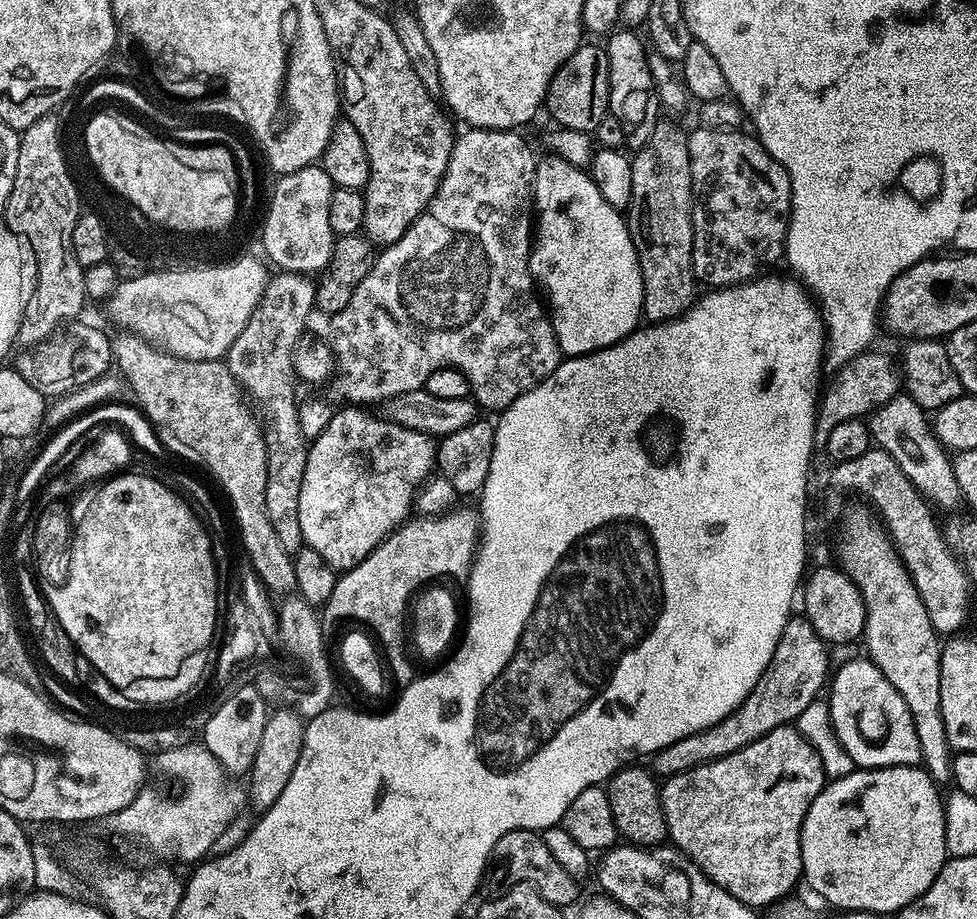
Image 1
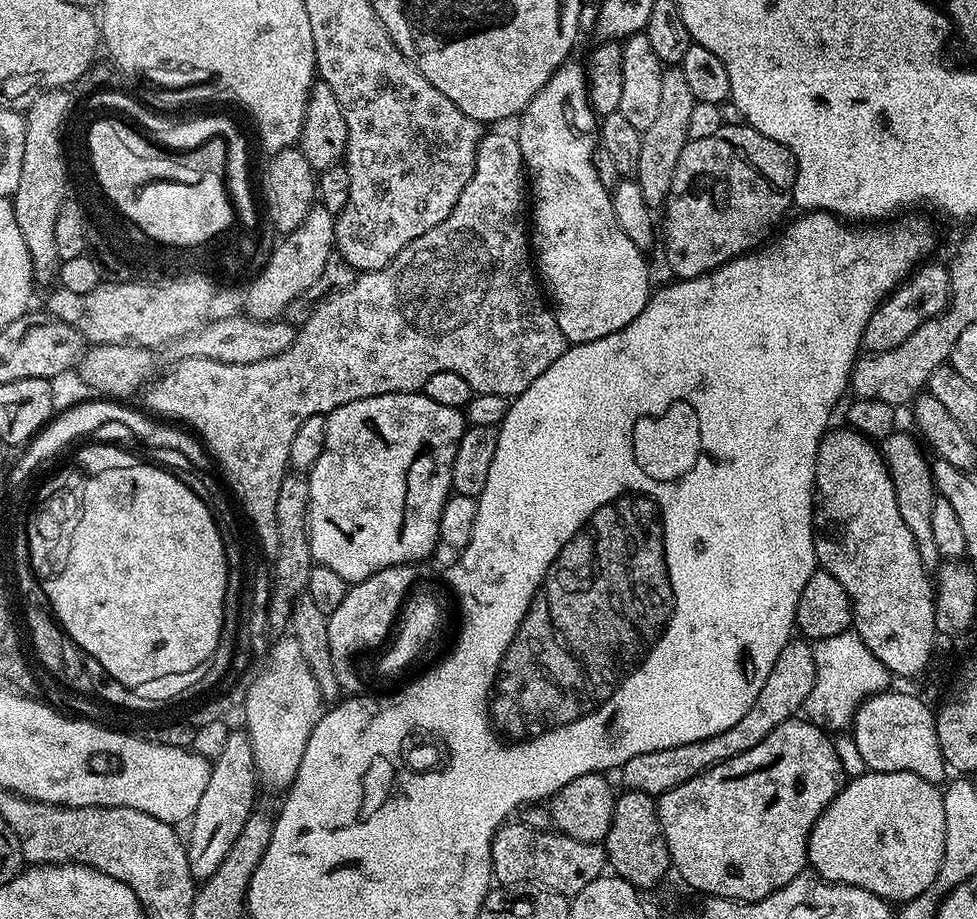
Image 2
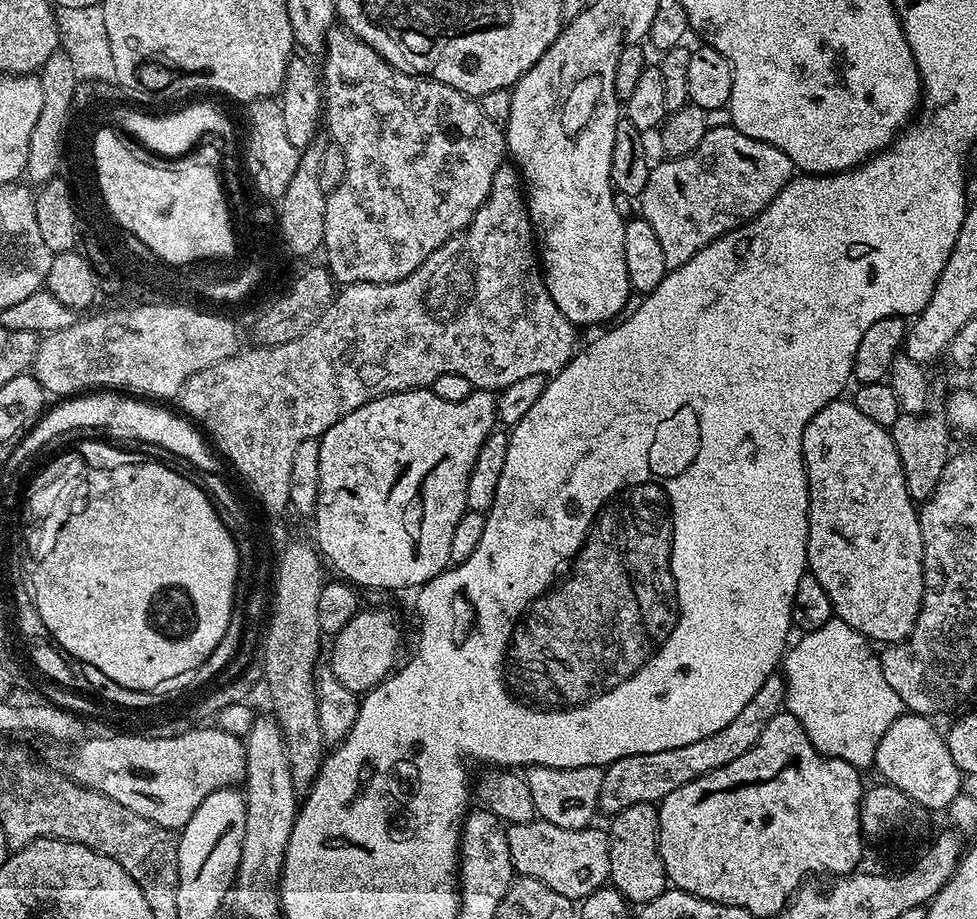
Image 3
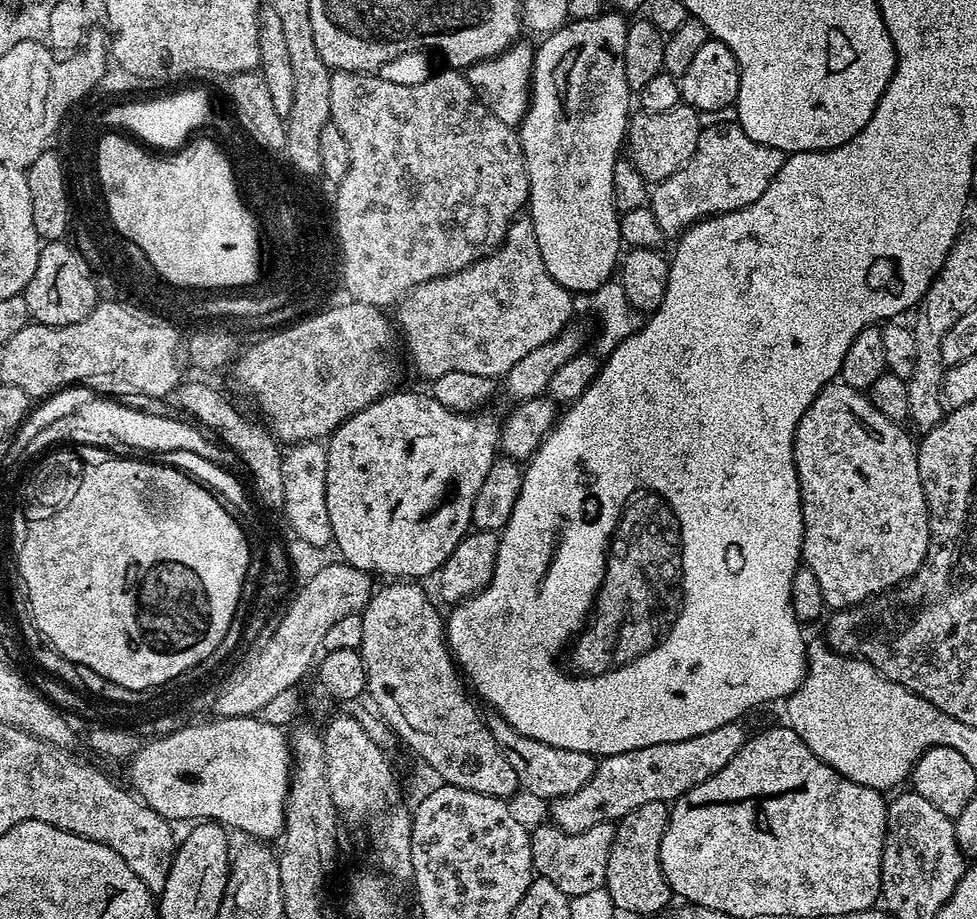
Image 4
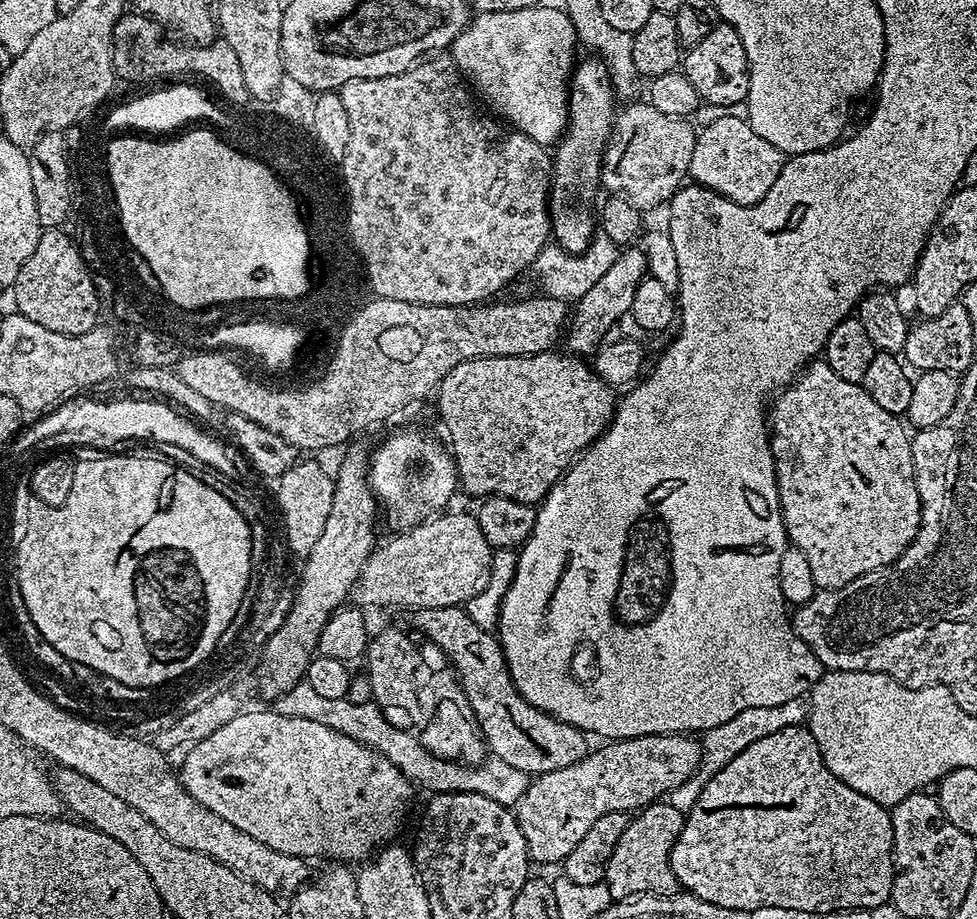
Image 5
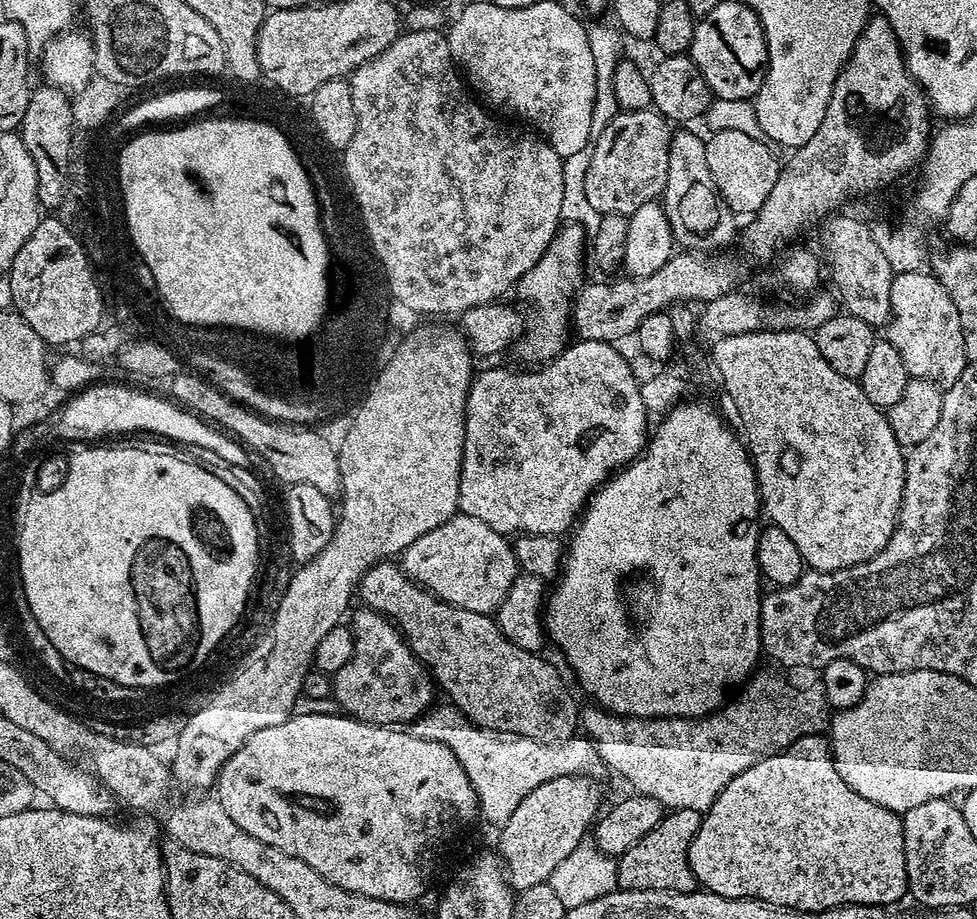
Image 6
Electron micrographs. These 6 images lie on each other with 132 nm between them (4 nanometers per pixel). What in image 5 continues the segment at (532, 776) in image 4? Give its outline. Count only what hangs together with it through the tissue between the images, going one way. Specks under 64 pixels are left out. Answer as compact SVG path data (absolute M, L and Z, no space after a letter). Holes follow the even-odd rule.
M457 606L447 610L416 610L411 616L413 626L449 660L445 661L460 681L460 688L472 708L479 735L486 741L487 751L495 759L510 762L510 766L514 766L516 770L538 777L550 770L562 770L562 766L574 766L574 762L588 755L589 737L585 733L565 720L559 720L558 717L542 712L530 702L526 702L526 698L512 680L499 639L493 633L479 628L463 607Z

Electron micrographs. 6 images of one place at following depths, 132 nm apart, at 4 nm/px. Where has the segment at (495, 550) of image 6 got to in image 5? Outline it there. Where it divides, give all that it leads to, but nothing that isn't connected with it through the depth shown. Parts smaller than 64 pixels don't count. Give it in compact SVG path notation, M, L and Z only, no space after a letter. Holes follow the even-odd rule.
M471 511L451 512L421 519L407 530L400 530L404 532L390 537L384 545L381 543L360 571L356 586L350 593L351 599L357 605L371 606L376 610L387 609L387 604L397 604L407 610L447 610L467 605L474 594L486 590L486 582L490 582L494 549L486 542L486 534L482 534L482 526L478 526Z

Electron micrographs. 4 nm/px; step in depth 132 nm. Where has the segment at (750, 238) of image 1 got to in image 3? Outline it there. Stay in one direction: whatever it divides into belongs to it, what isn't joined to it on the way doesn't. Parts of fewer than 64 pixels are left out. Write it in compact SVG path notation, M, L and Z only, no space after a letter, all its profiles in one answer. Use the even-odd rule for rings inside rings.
M712 126L709 127L708 133L702 138L702 142L698 142L698 146L694 146L694 150L690 150L684 156L664 158L661 164L657 164L656 162L651 165L649 177L646 179L645 189L642 190L638 197L638 212L642 219L650 222L654 234L658 237L658 242L662 245L662 254L666 254L666 266L669 270L675 270L686 266L686 262L690 262L690 258L694 258L694 254L698 254L698 250L702 250L707 244L717 240L719 236L725 236L735 228L741 228L748 220L753 220L758 213L766 210L766 206L778 194L778 190L782 190L782 186L786 186L786 182L791 180L793 175L794 166L790 162L790 158L786 158L786 154L782 154L782 150L778 150L761 140L750 138L746 134L739 132L737 128L731 126L716 128L716 126Z

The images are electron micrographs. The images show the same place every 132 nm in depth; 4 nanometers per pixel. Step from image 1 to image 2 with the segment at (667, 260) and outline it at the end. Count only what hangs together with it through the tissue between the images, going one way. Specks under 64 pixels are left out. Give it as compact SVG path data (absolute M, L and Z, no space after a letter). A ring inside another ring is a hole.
M678 66L665 67L662 74L662 103L658 105L658 114L654 122L641 135L641 150L634 179L642 186L642 194L646 202L654 210L663 205L668 197L670 182L674 178L674 166L678 166L678 154L688 145L690 130L690 113L696 105L694 94L690 94L690 86L686 82L686 74Z

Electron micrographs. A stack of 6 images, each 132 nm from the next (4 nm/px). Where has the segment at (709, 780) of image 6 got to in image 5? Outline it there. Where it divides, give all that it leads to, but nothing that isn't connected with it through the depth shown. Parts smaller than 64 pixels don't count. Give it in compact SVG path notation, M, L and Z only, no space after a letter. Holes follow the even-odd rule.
M799 699L782 702L778 706L747 708L734 714L734 718L730 718L730 722L722 722L722 726L708 729L702 736L700 764L696 767L696 772L674 791L668 793L667 803L681 810L692 808L698 794L702 794L708 779L714 774L718 774L718 770L722 770L722 766L726 766L726 762L730 762L730 758L738 758L738 754L742 754L742 750L746 750L746 746L754 746L754 742L758 742L758 738L770 738L770 734L778 734L778 730L786 730L795 724L803 725L805 720L806 704L803 699Z

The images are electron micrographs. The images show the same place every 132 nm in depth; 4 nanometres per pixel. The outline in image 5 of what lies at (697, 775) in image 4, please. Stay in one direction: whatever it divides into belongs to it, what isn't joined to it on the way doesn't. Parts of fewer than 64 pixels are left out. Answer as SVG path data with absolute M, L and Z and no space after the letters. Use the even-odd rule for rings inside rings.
M669 734L667 736L635 736L629 740L618 740L605 743L605 748L589 751L574 766L562 766L562 770L550 770L535 777L529 783L524 797L518 801L515 809L516 820L522 830L522 838L526 840L529 861L540 864L559 865L582 842L586 830L602 818L602 814L611 812L635 813L641 808L657 803L661 798L667 797L682 782L686 781L696 772L700 764L699 739L688 734Z

